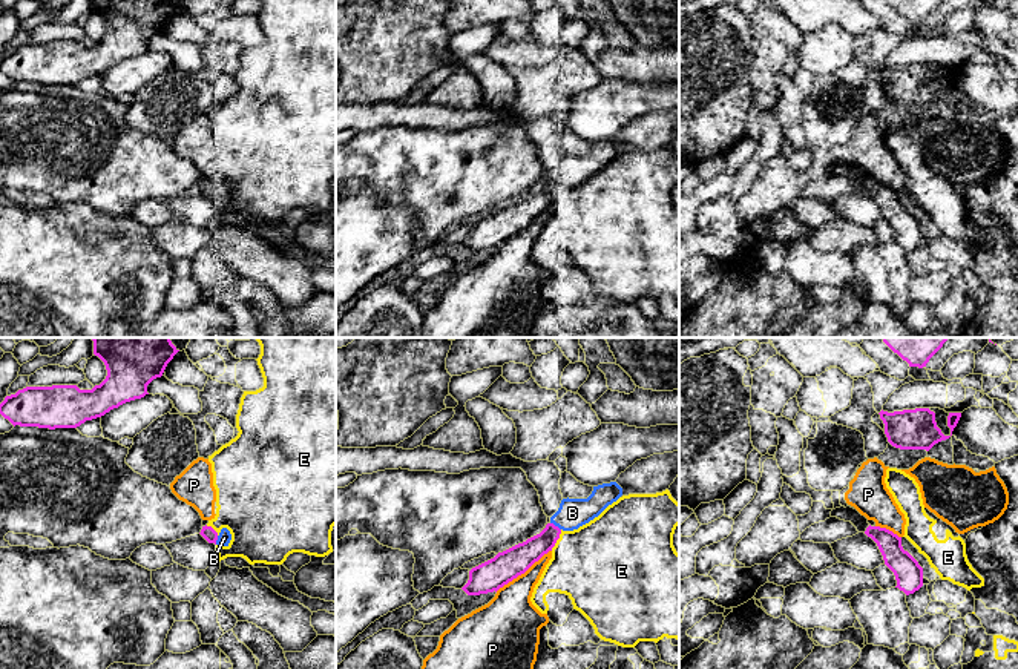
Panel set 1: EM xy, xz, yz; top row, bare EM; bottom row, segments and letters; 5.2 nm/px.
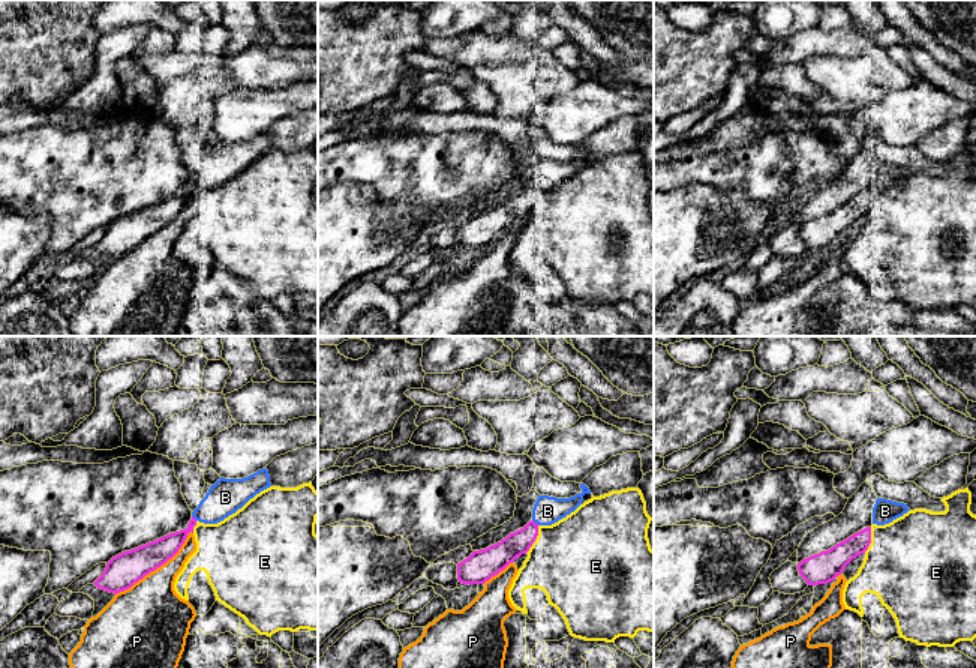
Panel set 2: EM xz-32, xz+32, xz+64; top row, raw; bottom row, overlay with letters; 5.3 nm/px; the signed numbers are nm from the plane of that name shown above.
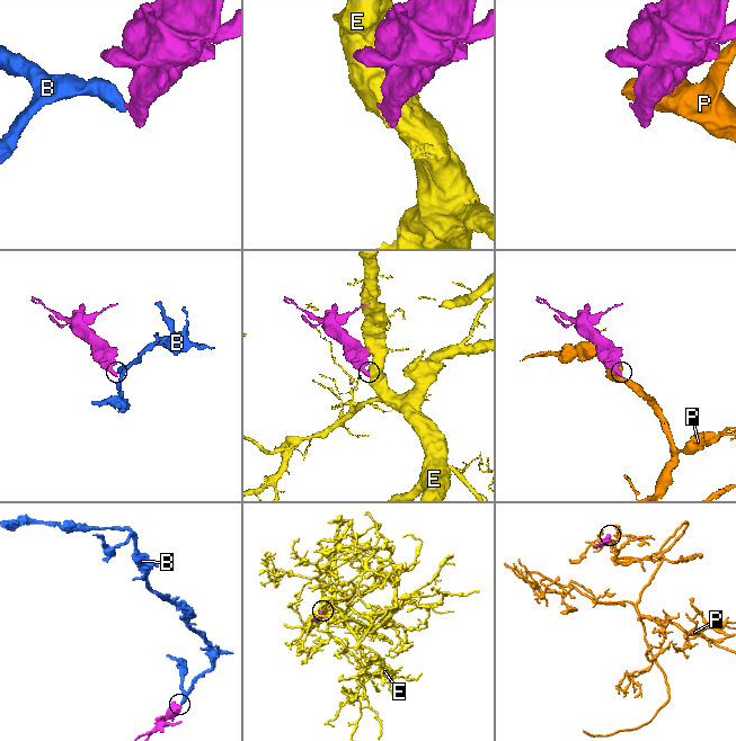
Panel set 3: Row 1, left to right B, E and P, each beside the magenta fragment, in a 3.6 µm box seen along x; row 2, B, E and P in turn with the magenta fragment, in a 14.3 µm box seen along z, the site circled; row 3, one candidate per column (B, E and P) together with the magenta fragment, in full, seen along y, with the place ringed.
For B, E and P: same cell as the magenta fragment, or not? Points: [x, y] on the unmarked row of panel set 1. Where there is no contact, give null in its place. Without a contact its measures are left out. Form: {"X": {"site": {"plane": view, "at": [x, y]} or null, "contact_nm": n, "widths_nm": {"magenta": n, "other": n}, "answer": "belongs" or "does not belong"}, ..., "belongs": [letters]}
{"B": {"site": {"plane": "xz", "at": [554, 181]}, "contact_nm": 70, "widths_nm": {"magenta": 140, "other": 160}, "answer": "belongs"}, "E": {"site": {"plane": "xz", "at": [557, 195]}, "contact_nm": 130, "widths_nm": {"magenta": 150, "other": 440}, "answer": "does not belong"}, "P": {"site": {"plane": "xz", "at": [523, 229]}, "contact_nm": 360, "widths_nm": {"magenta": 160, "other": 280}, "answer": "does not belong"}, "belongs": ["B"]}

